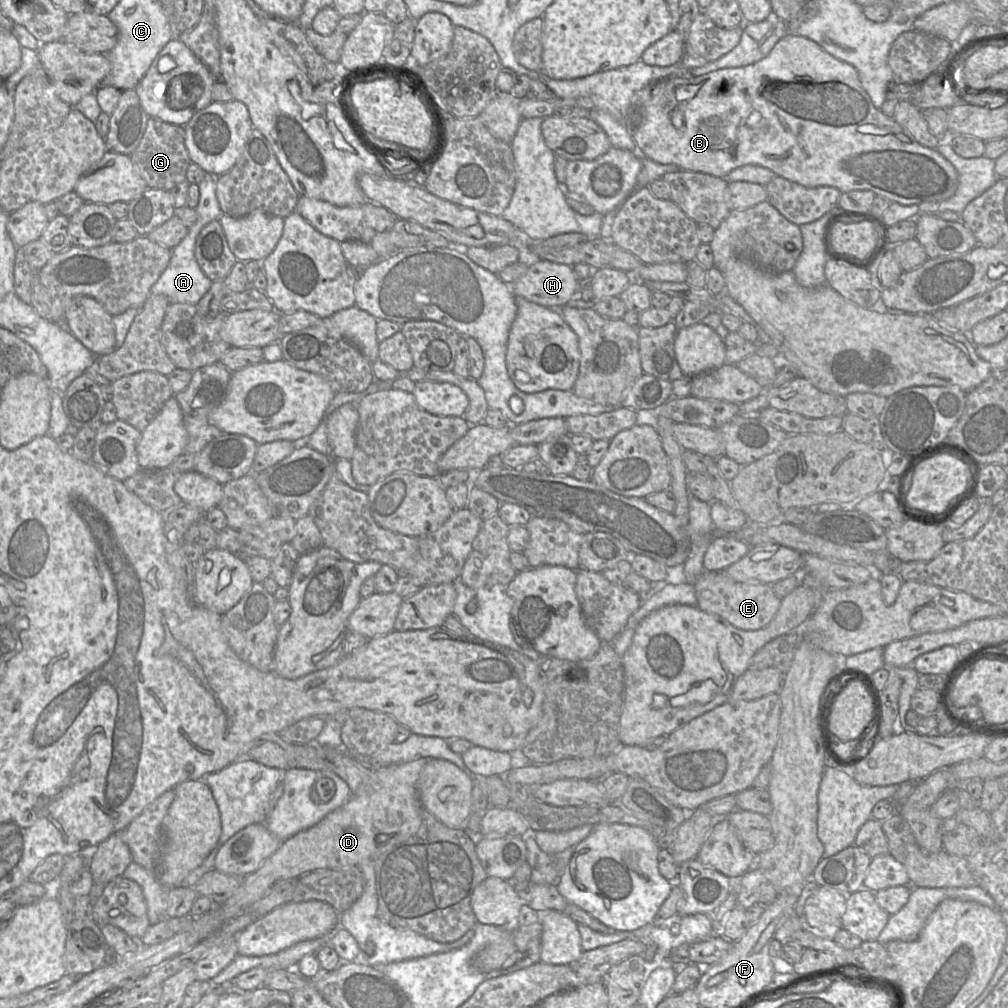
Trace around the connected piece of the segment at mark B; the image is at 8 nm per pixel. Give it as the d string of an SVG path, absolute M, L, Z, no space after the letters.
M787 34L766 57L748 66L724 68L694 78L668 77L658 80L637 93L637 105L640 109L640 117L632 132L637 152L642 157L648 157L660 164L677 165L682 171L701 172L723 178L741 166L759 165L807 188L830 186L842 193L869 190L890 202L902 205L944 201L952 197L958 187L957 170L936 148L931 149L918 143L893 118L889 118L874 106L870 96L862 87L855 67L833 57L816 42L802 36Z

